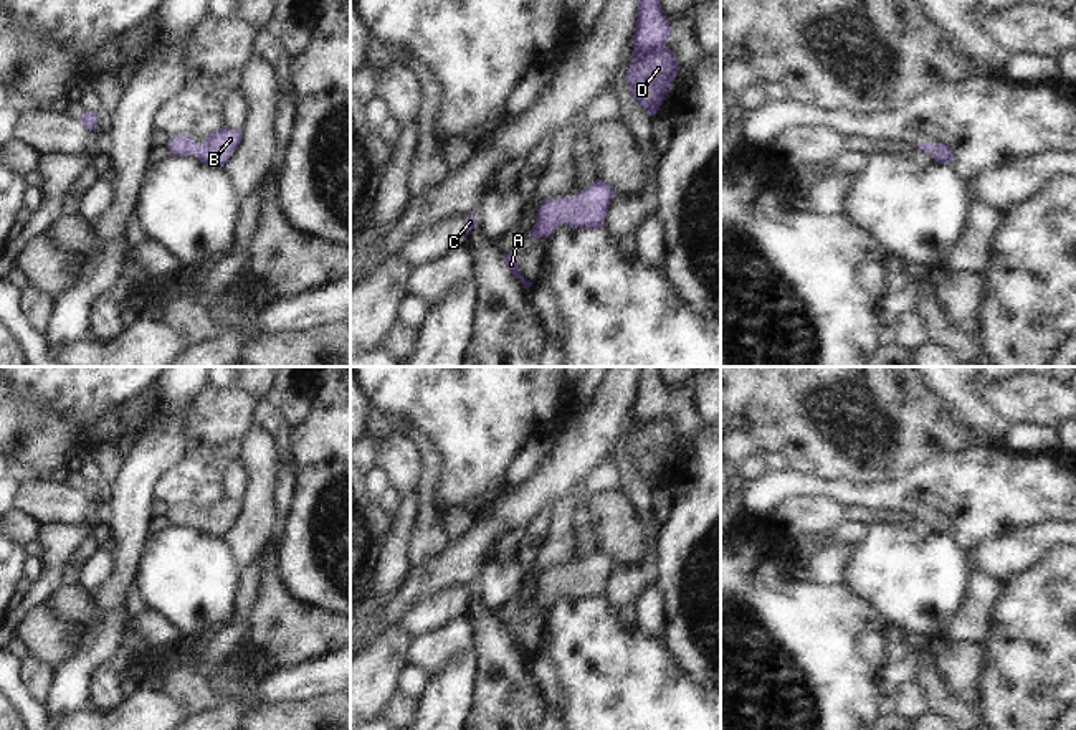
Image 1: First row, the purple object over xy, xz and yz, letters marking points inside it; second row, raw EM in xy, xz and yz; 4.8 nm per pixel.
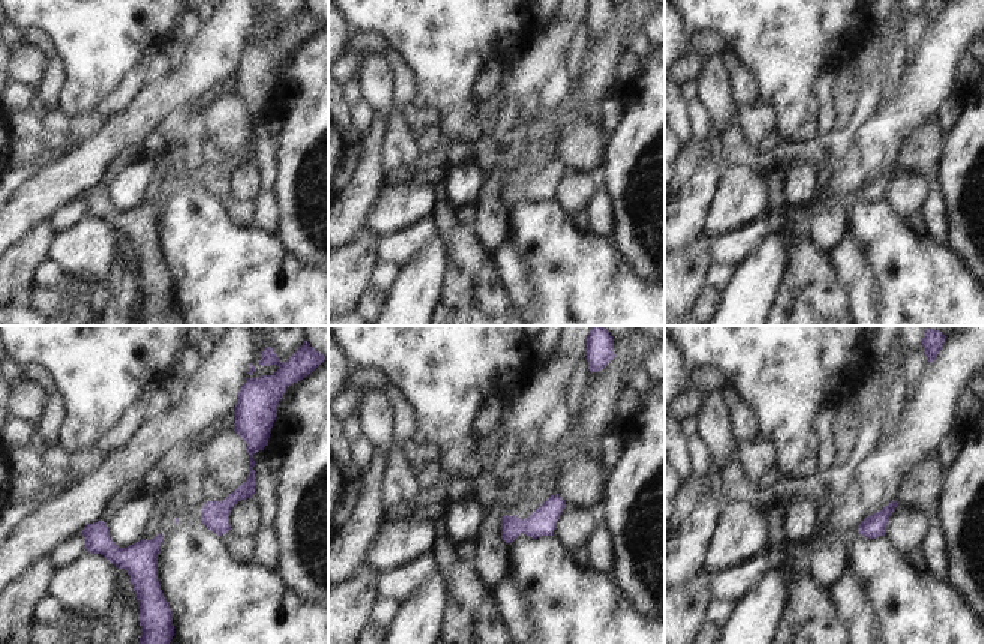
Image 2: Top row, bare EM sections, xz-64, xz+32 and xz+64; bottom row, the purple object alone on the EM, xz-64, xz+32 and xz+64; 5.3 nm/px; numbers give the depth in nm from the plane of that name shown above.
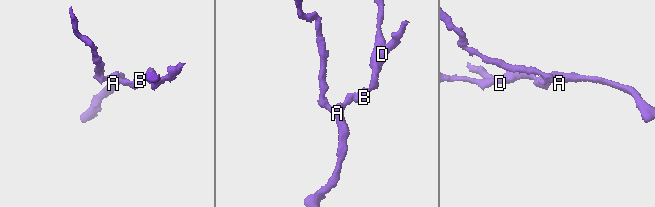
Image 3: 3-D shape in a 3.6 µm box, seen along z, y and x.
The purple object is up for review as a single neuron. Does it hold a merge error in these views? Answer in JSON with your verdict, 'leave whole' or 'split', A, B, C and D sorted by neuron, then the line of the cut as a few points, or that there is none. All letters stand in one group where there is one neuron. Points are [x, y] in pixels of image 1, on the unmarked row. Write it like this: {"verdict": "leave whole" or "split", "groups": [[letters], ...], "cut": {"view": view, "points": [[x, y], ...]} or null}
{"verdict": "leave whole", "groups": [["A", "B", "C", "D"]], "cut": null}

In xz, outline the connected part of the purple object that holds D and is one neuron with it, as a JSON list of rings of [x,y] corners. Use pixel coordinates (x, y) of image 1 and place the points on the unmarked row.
[[[640,367],[635,391],[633,428],[626,443],[631,467],[655,486],[679,441],[666,416],[669,391],[656,367]]]

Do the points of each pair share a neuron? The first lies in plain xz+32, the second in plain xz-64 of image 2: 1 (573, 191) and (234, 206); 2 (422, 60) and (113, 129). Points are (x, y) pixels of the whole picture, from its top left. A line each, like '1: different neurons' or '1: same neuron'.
1: different neurons
2: different neurons

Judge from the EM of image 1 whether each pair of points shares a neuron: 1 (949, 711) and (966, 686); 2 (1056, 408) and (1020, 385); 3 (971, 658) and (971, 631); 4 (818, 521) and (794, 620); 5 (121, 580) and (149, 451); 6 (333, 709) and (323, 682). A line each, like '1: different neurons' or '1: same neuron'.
1: different neurons
2: same neuron
3: different neurons
4: different neurons
5: same neuron
6: different neurons

